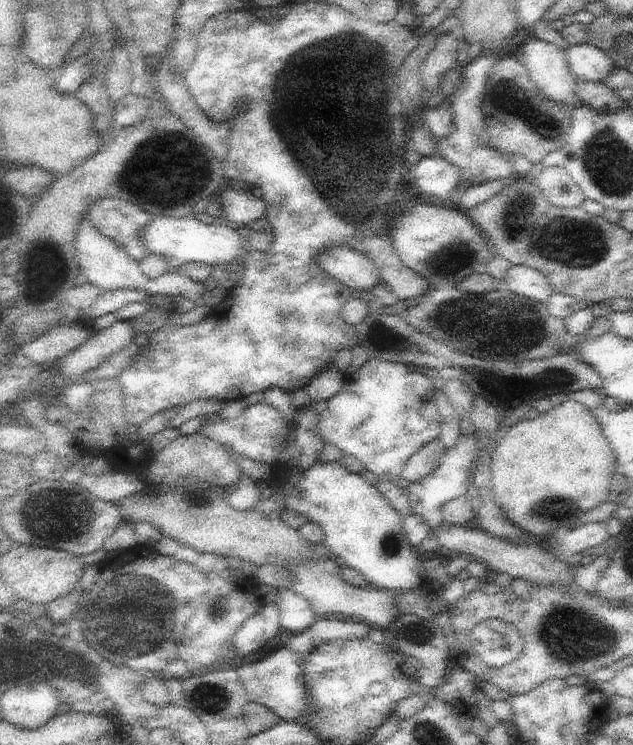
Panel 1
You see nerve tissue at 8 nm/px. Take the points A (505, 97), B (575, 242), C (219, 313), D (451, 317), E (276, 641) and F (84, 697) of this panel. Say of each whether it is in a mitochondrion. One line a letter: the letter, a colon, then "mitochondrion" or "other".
A: mitochondrion
B: mitochondrion
C: other
D: mitochondrion
E: other
F: other

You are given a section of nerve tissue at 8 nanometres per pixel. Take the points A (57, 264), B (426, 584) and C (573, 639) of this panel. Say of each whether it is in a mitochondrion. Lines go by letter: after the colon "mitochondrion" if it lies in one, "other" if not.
A: mitochondrion
B: other
C: mitochondrion

